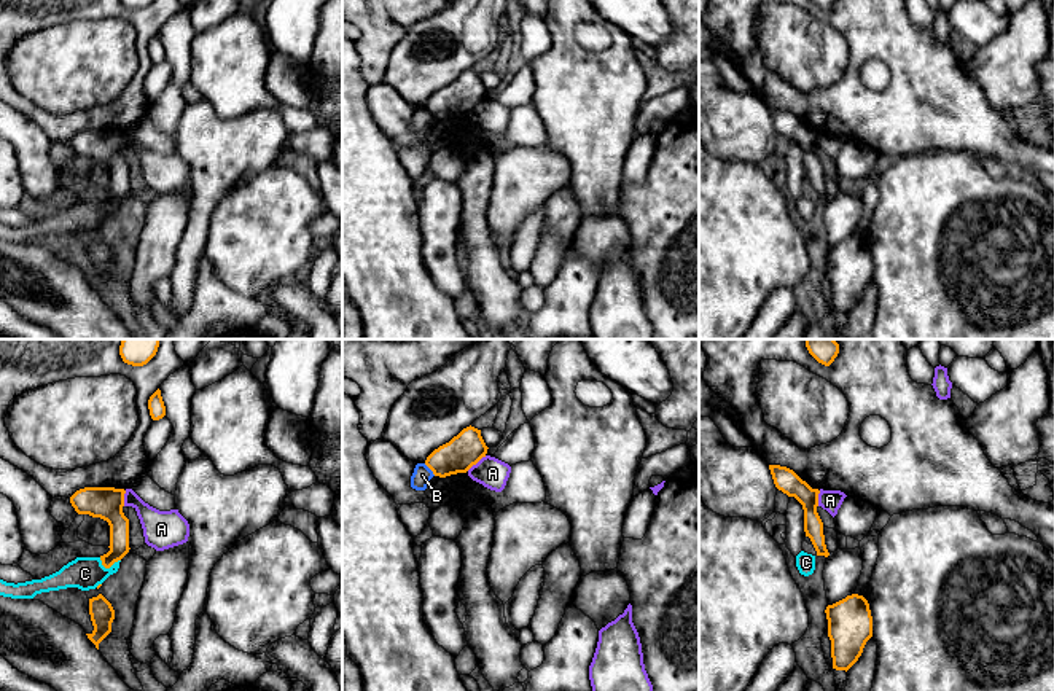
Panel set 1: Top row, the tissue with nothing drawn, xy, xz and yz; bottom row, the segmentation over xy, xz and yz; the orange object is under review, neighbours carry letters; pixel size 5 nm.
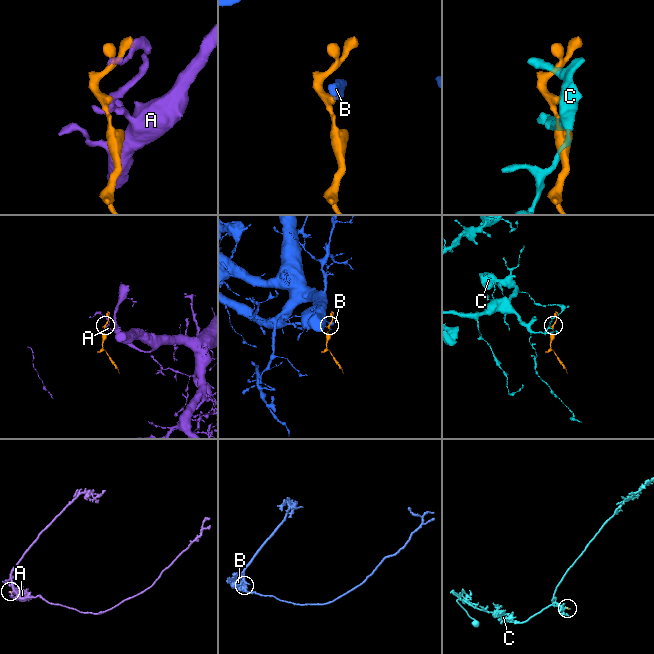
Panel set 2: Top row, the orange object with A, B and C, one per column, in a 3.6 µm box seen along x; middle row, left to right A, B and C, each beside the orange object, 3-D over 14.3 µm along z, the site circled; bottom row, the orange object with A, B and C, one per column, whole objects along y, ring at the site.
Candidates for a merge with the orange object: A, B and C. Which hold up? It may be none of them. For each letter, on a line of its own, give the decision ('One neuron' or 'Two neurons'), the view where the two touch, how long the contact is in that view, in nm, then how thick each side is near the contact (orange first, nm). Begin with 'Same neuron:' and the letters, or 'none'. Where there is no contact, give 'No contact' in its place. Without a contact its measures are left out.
Same neuron: none
A: Two neurons. Touches orange in xz. Shared border 130 nm. Thickness 170 nm (orange) against 160 nm
B: Two neurons. Touches orange in xz. Shared border 90 nm. Thickness 170 nm (orange) against 90 nm
C: Two neurons. Touches orange in xy. Shared border 110 nm. Thickness 100 nm (orange) against 160 nm

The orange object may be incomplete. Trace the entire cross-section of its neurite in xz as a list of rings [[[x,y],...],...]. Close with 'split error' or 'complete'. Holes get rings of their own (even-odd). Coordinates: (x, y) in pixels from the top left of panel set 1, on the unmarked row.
[[[470,68],[449,86],[435,92],[427,100],[425,108],[439,121],[466,116],[473,108],[486,100],[487,92],[481,73]]]; complete

